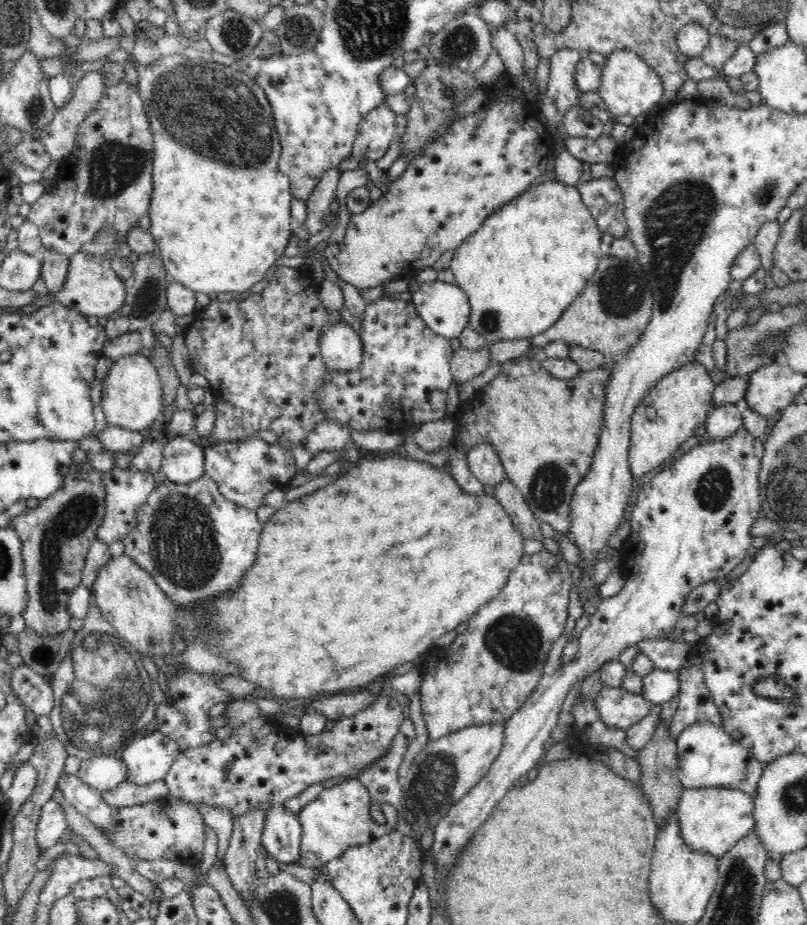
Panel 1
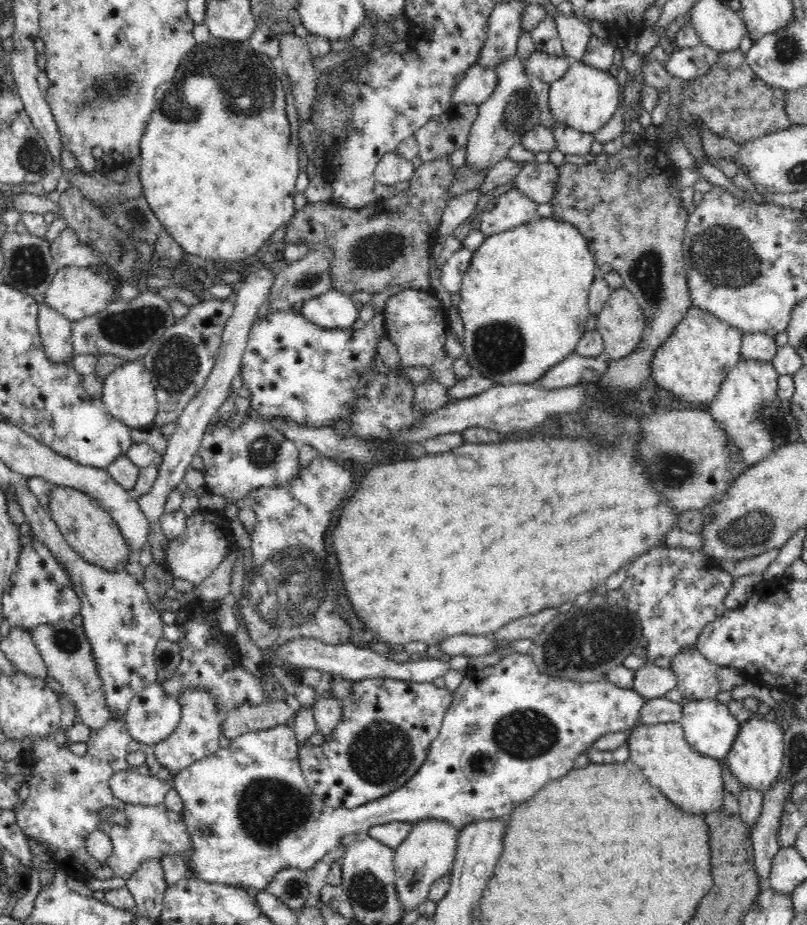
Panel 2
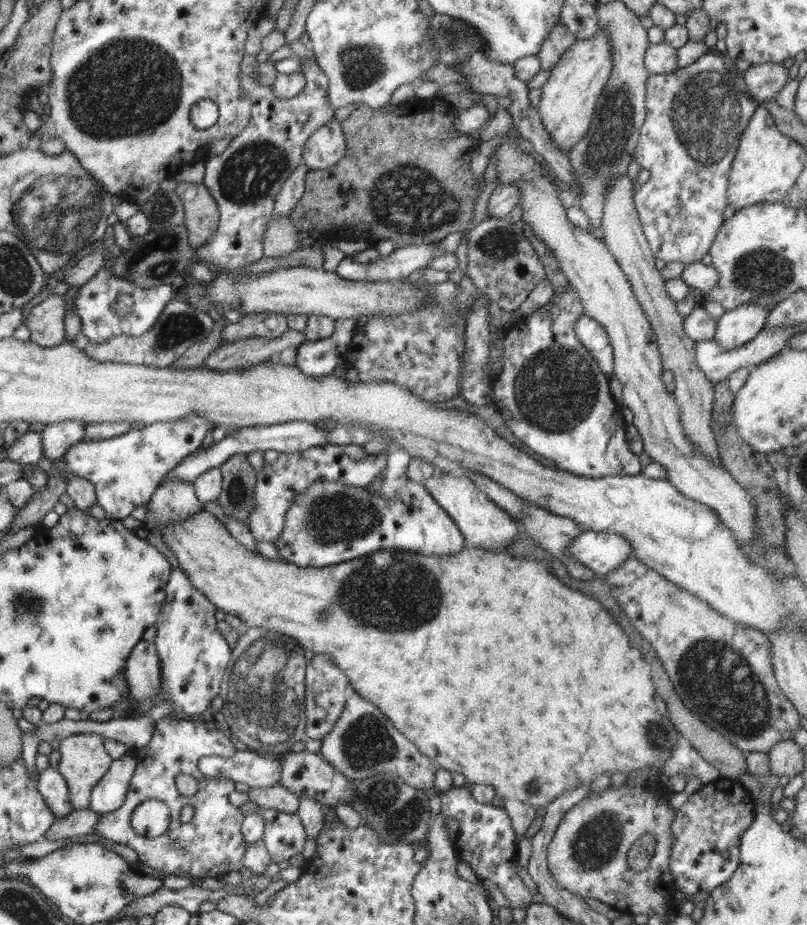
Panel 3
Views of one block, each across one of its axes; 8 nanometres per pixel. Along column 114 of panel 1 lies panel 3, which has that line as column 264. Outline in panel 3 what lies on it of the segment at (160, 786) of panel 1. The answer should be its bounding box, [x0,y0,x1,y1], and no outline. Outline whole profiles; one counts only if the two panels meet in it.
[248,786,299,813]

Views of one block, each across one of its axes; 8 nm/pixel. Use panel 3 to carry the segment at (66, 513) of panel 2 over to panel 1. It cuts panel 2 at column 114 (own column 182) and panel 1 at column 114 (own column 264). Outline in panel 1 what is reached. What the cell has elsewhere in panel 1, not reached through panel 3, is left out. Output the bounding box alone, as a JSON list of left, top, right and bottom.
[92,454,526,704]

